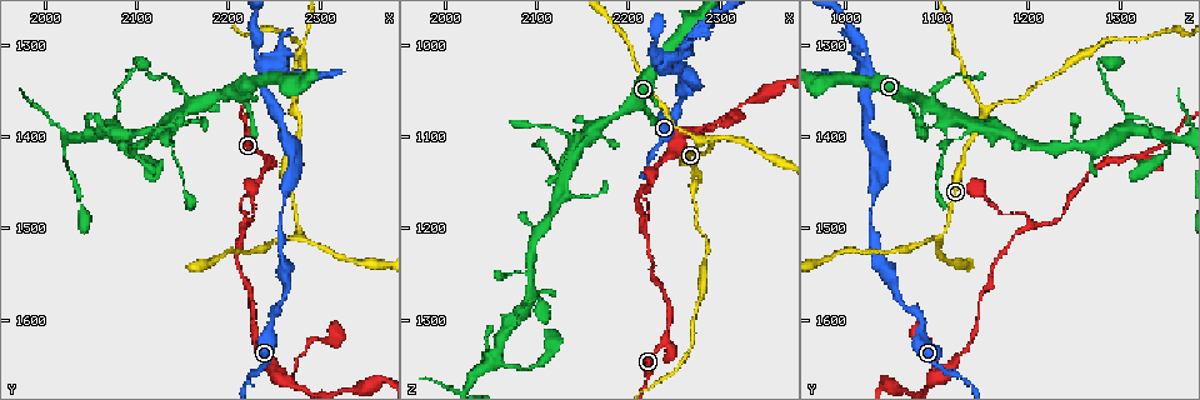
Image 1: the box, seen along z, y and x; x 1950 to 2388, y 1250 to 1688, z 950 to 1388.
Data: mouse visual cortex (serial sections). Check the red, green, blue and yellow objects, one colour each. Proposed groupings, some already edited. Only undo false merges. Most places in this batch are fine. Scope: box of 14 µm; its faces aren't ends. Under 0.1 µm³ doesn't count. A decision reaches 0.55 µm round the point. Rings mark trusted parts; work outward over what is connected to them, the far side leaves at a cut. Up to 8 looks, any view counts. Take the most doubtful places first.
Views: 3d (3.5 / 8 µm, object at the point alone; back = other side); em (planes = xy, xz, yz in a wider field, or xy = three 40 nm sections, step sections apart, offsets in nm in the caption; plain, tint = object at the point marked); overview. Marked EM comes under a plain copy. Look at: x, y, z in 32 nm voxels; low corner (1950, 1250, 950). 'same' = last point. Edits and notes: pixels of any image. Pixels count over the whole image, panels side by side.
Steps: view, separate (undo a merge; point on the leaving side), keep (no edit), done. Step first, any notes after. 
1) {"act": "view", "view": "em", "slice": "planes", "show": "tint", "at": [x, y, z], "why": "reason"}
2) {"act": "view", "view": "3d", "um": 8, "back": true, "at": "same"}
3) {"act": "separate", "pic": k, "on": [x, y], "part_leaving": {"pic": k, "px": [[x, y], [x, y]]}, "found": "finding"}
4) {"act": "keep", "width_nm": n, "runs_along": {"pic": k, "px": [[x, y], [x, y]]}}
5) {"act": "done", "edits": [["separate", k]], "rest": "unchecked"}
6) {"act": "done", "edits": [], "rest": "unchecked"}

{"act": "view", "view": "3d", "um": 3.5, "at": [2275, 1370, 1155], "why": "three-way junction"}

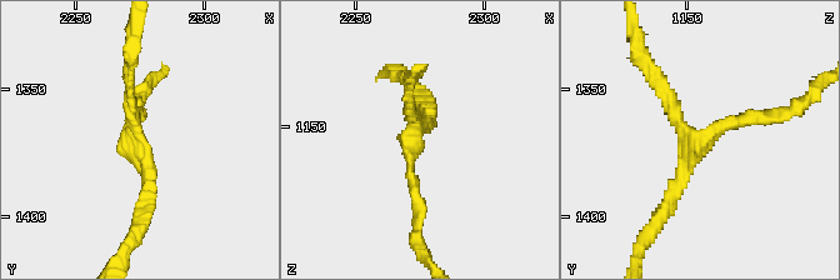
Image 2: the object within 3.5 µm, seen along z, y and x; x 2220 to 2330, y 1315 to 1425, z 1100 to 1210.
{"act": "view", "view": "em", "slice": "planes", "show": "tint", "at": [2272, 1372, 1155], "arms": 3, "arm_widths_nm": [150, 200, 200]}

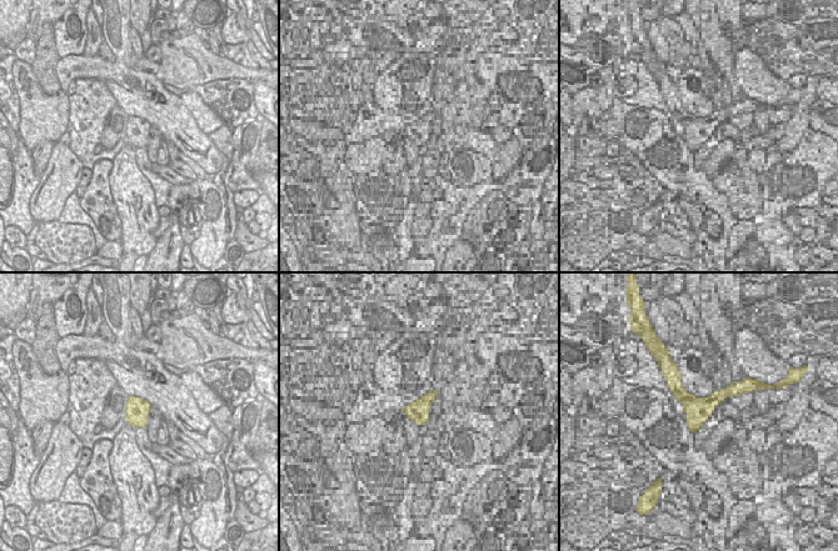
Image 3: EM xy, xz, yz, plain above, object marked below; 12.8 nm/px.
{"act": "view", "view": "em", "slice": "xy", "step": 2, "show": "tint", "at": "same"}

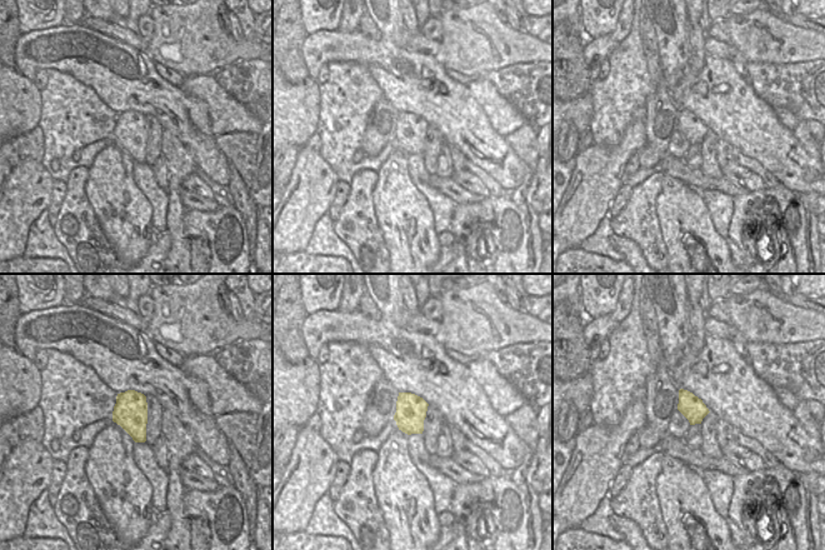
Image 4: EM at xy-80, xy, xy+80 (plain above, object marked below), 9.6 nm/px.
{"act": "keep", "runs_along": {"pic": 2, "px": [[663, 214], [701, 141], [765, 115]]}, "found": "all the same cell"}

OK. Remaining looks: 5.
{"act": "view", "view": "3d", "um": 3.5, "at": [2280, 1505, 1105], "why": "three arms meet"}

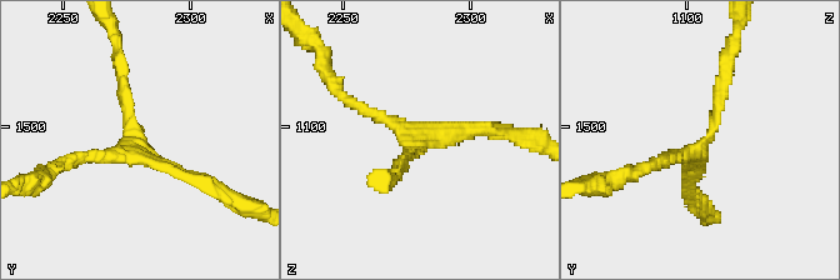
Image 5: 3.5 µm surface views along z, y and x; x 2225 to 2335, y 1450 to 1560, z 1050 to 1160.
{"act": "keep", "arm_widths_nm": [150, 200, 200], "runs_along": {"pic": 5, "px": [[726, 65], [714, 130], [660, 160]]}, "found": "one cell here"}

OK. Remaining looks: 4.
{"act": "view", "view": "3d", "um": 3.5, "back": true, "at": [2240, 1330, 1025], "why": "four arms meet"}

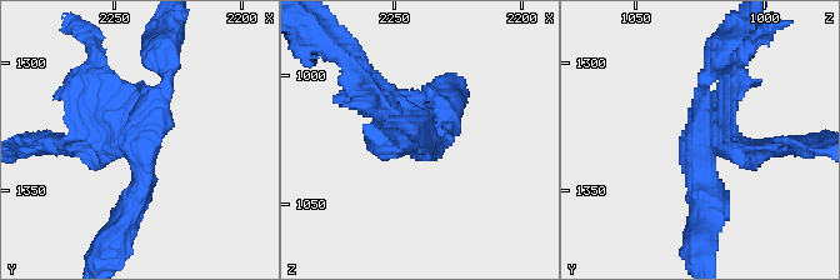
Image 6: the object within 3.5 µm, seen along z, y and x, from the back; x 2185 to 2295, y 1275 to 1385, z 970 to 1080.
{"act": "view", "view": "em", "slice": "xy", "step": 1, "show": "tint", "at": [2241, 1330, 1022], "why": "need the tissue"}

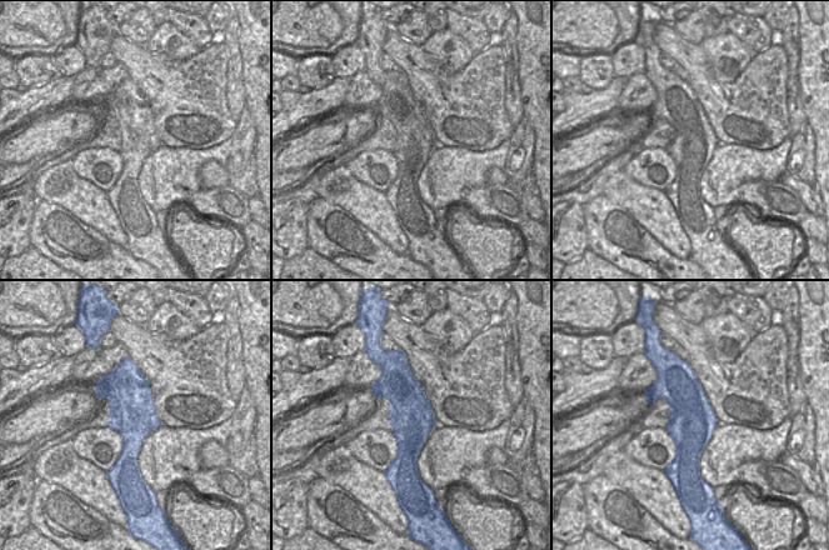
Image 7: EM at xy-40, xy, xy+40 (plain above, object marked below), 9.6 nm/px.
{"act": "separate", "pic": 6, "on": [378, 95], "part_leaving": {"pic": 6, "px": [[710, 140], [804, 148]]}, "found": "two cells meet here"}

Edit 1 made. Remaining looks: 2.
{"act": "done", "edits": [["separate", 6]], "rest": "unchecked"}

